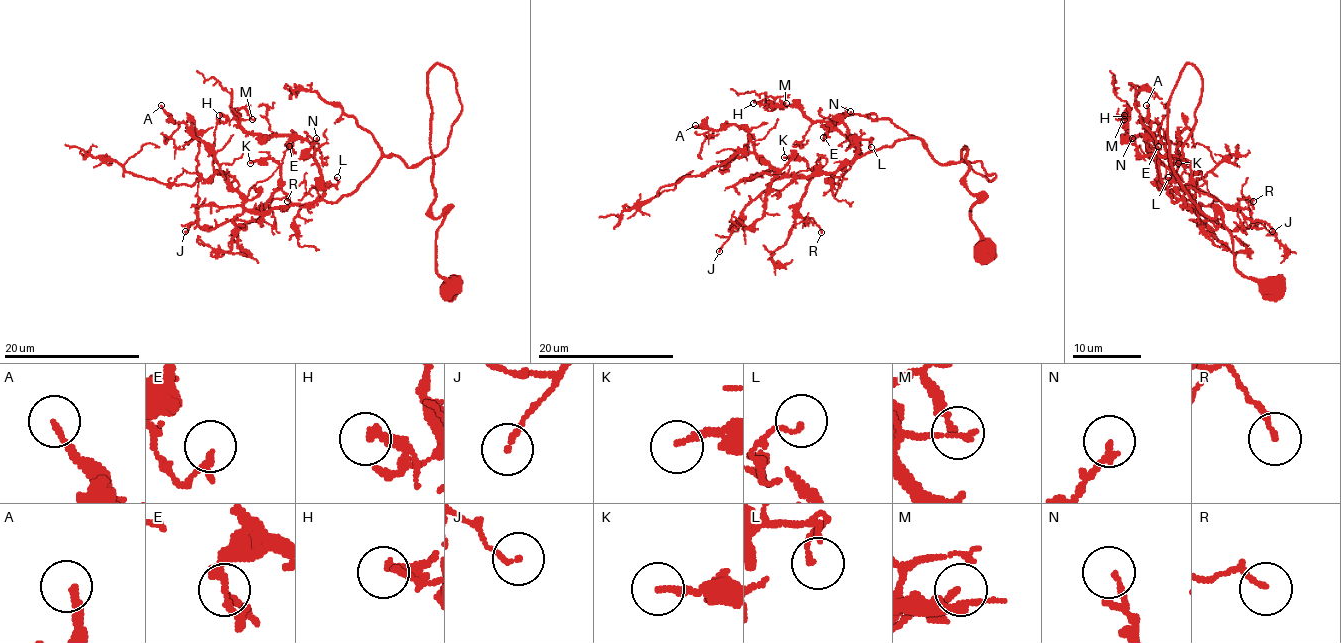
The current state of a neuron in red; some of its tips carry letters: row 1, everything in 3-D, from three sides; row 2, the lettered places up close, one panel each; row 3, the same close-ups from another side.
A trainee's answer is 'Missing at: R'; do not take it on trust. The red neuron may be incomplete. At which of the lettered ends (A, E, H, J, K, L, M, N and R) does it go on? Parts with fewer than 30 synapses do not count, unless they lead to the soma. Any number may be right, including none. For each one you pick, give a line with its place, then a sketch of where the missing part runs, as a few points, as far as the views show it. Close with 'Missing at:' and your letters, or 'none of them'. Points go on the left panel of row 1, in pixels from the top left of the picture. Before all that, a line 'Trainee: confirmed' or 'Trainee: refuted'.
Trainee: refuted
A: place (161, 105); course (161, 105), (134, 74), (120, 73), (108, 85), (106, 95), (117, 100)
Missing at: A

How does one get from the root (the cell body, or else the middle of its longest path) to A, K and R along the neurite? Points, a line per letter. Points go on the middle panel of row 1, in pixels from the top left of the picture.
A: (984, 251), (965, 147), (990, 181), (919, 138), (779, 176), (746, 130), (695, 125)
K: (984, 251), (965, 147), (961, 159), (990, 181), (979, 161), (939, 164), (919, 138), (820, 174), (784, 157)
R: (984, 251), (963, 147), (996, 176), (939, 164), (919, 138), (816, 174), (798, 212), (821, 232)

